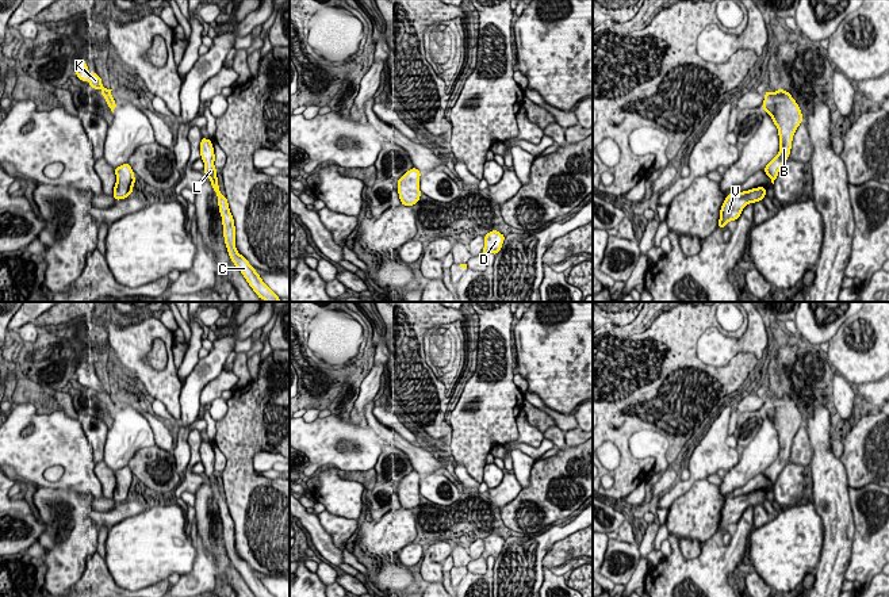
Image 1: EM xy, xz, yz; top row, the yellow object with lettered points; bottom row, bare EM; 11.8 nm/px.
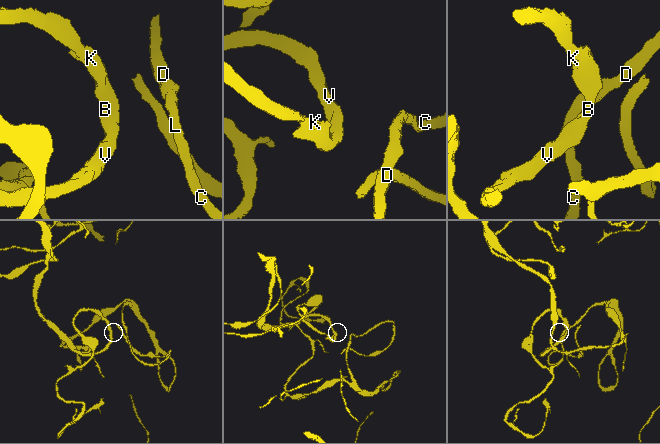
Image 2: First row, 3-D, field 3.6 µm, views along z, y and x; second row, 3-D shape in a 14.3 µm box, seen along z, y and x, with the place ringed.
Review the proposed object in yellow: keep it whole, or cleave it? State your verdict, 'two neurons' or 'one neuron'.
one neuron

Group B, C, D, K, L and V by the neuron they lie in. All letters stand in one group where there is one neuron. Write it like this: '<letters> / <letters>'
B C D K L V

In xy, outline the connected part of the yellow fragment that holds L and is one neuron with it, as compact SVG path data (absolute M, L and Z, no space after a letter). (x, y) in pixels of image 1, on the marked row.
M203 138L200 141L200 158L204 162L203 172L211 181L212 190L216 192L219 214L222 217L223 237L226 249L233 264L241 271L249 286L257 294L260 299L265 302L280 302L280 298L263 282L261 276L249 264L249 261L238 253L235 248L235 226L234 218L230 213L229 203L225 195L221 194L216 177L216 169L214 165L215 154L211 139Z

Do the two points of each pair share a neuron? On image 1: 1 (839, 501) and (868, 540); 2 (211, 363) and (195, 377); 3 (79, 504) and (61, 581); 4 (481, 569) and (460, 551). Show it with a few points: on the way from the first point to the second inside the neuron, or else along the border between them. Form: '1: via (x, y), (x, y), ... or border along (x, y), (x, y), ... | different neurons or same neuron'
1: border along (847, 490), (854, 524), (851, 553) | different neurons
2: via (207, 367), (199, 375) | same neuron
3: via (75, 523), (65, 562) | same neuron
4: border along (471, 559), (466, 566) | different neurons

